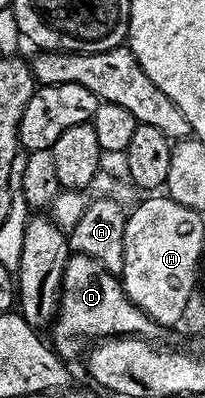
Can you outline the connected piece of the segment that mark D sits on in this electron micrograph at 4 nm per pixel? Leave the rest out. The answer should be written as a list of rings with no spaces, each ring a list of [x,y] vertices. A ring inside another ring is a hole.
[[[71,253],[62,277],[62,292],[58,296],[58,312],[54,315],[52,349],[59,358],[81,359],[91,345],[103,338],[137,336],[153,339],[156,323],[122,291],[119,275],[105,270],[92,256]]]

